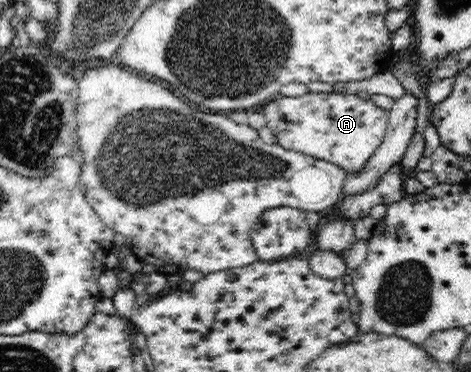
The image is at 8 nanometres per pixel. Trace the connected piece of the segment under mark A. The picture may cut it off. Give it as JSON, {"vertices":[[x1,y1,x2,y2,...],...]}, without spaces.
{"vertices":[[308,92,300,97,279,96,264,104,260,111,267,120,267,127,272,130,278,144,286,150,304,153,313,158,328,161,345,170,347,175,358,175,368,165,372,154,382,145,388,131,390,113,380,109,372,100,365,100,358,95,343,93]]}

